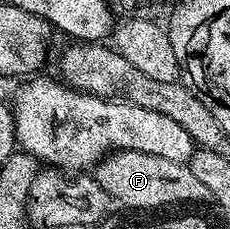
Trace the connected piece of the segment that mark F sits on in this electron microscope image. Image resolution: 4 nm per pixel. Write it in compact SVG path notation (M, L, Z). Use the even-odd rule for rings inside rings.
M118 150L97 163L95 177L114 203L122 202L133 210L153 210L156 206L173 206L176 202L210 201L207 188L186 163L163 160L163 156L151 156L147 152Z

